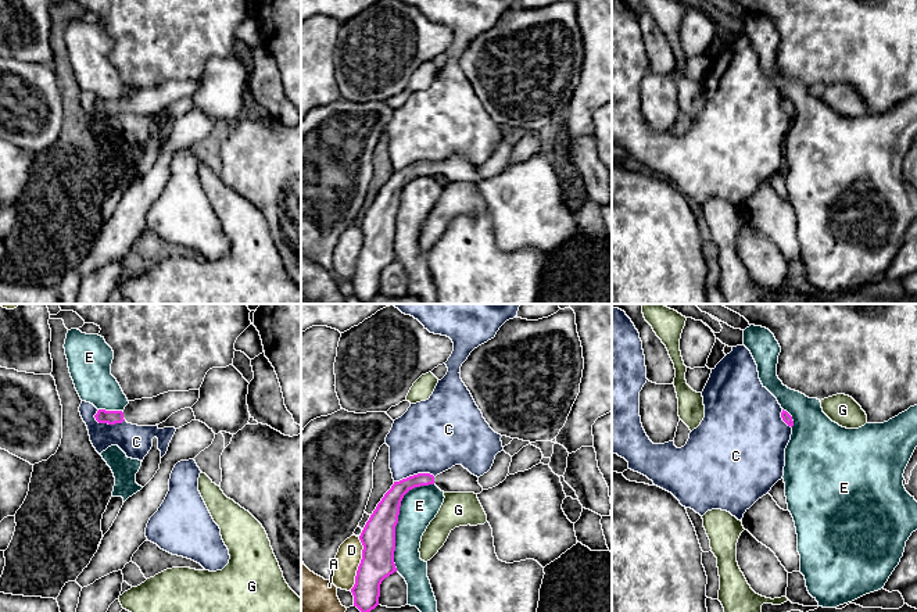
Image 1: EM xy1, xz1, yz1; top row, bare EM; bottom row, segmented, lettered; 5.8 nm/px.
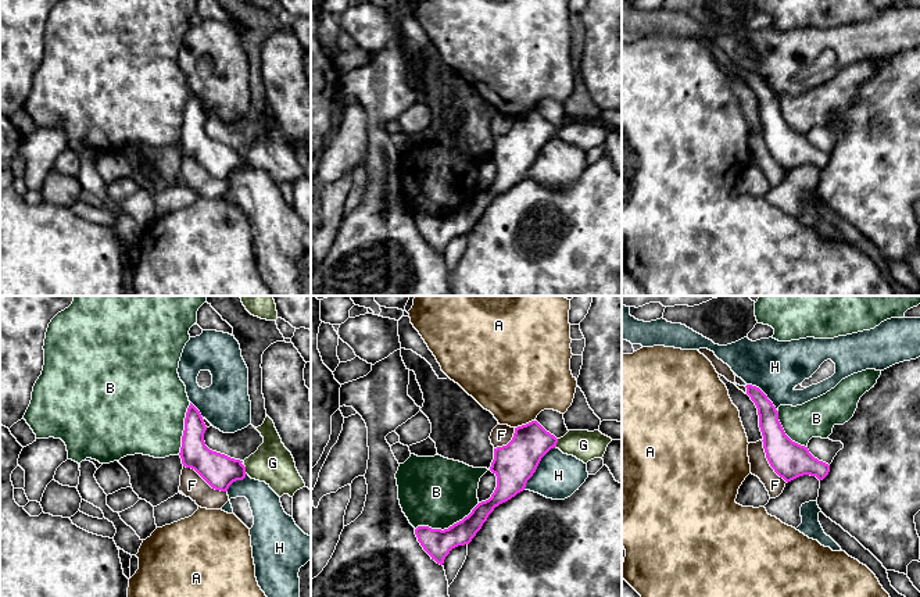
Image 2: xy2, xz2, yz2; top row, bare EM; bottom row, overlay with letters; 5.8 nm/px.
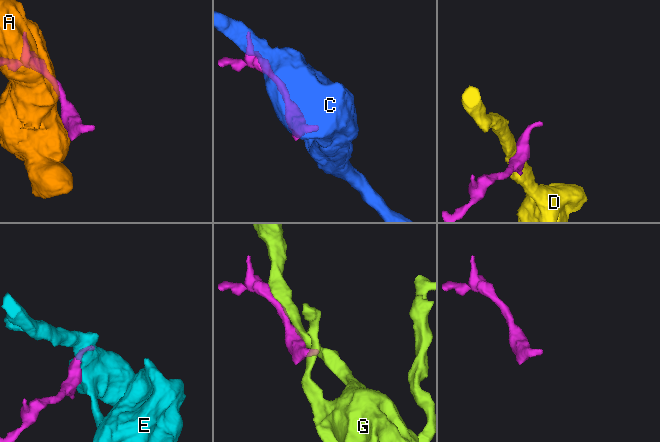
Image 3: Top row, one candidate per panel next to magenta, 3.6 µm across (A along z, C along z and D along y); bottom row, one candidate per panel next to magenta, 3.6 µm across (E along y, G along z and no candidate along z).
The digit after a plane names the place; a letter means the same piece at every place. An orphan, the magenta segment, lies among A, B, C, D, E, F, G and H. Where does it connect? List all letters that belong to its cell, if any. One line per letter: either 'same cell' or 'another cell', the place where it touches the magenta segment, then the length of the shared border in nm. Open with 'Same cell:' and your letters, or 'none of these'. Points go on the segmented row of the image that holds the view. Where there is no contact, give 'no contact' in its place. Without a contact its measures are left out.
Same cell: none of these
A: another cell; contact xz2 (526, 424); length 130 nm
B: another cell; contact xz2 (448, 528); length 400 nm
C: another cell; contact xz1 (414, 475); length 240 nm
D: another cell; contact xz1 (360, 564); length 320 nm
E: another cell; contact xz1 (397, 519); length 550 nm
F: another cell; contact xy2 (206, 481); length 300 nm
G: another cell; contact xy2 (244, 469); length 60 nm
H: another cell; contact xz2 (537, 465); length 320 nm

